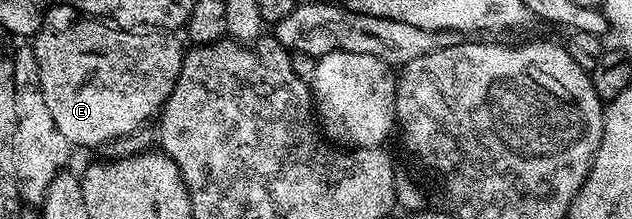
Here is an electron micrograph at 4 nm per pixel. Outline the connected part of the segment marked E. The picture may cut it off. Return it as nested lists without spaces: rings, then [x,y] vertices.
[[[80,18],[77,24],[68,26],[60,24],[55,28],[54,25],[45,23],[40,31],[34,37],[34,47],[36,57],[38,58],[38,74],[40,75],[40,85],[42,86],[42,98],[46,102],[46,106],[50,109],[50,118],[54,118],[54,124],[58,126],[58,130],[62,130],[62,138],[66,138],[69,144],[80,148],[96,148],[99,144],[104,146],[111,145],[113,140],[119,140],[123,137],[130,136],[141,131],[140,127],[167,104],[170,94],[176,89],[176,79],[184,65],[184,57],[186,55],[185,45],[180,45],[175,40],[175,35],[169,34],[164,30],[129,30],[126,28],[118,28],[111,23],[105,22],[100,18]]]

